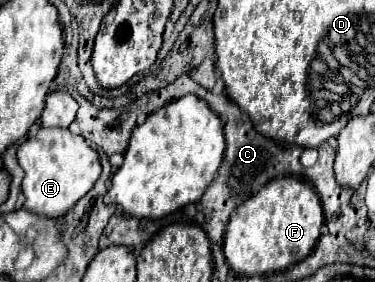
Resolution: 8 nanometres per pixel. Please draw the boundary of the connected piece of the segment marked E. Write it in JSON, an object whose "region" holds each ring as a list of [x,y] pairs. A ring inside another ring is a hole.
{"region":[[[39,127],[39,131],[19,147],[17,159],[25,171],[21,185],[25,209],[51,219],[65,215],[81,197],[91,191],[101,175],[101,163],[95,149],[91,149],[81,135],[73,135],[69,129],[61,127]]]}

